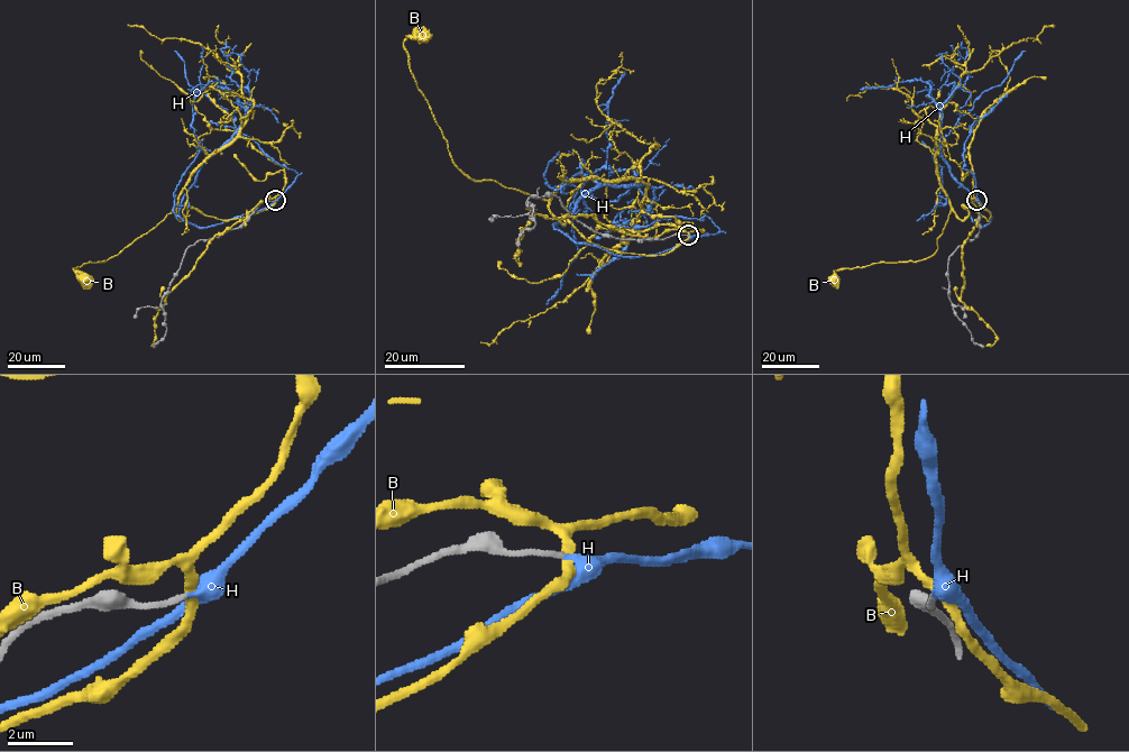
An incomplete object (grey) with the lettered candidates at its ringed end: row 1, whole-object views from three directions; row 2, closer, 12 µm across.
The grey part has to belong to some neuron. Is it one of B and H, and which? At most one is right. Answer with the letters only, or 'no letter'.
H

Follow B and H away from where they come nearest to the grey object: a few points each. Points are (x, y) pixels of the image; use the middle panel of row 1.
B: (688, 236), (661, 255), (615, 251), (563, 223), (544, 201), (473, 181), (411, 72), (404, 42), (420, 35)
H: (688, 235), (616, 255), (554, 228), (596, 188), (645, 184), (606, 167), (608, 100), (624, 72)

